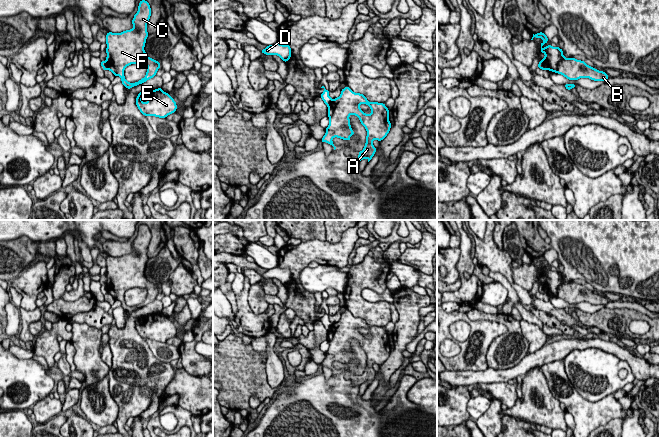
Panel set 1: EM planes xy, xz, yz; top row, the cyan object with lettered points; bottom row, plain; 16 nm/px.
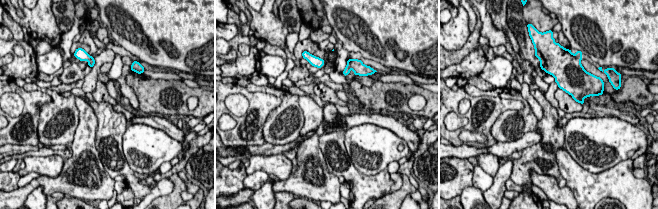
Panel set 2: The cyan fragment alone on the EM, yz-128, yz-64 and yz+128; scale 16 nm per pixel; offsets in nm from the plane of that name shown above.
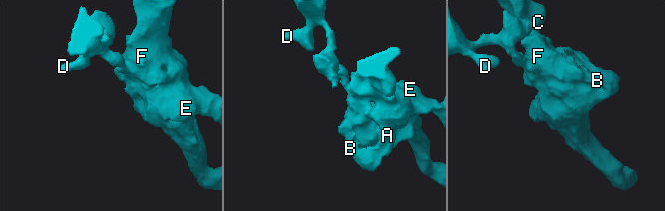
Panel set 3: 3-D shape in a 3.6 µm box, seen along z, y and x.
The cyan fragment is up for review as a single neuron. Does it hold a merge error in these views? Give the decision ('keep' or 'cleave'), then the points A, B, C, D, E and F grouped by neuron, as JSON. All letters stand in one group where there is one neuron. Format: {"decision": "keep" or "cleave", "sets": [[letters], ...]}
{"decision": "cleave", "sets": [["A", "B", "C", "E", "F"], ["D"]]}

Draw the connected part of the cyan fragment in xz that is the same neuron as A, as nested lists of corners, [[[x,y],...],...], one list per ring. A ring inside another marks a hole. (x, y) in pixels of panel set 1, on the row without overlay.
[[[348,310],[342,313],[340,320],[332,323],[328,330],[329,350],[321,366],[330,368],[335,374],[336,371],[332,366],[334,361],[349,365],[350,360],[354,360],[349,343],[351,338],[359,342],[367,355],[365,370],[358,376],[358,385],[367,382],[369,386],[376,376],[372,366],[382,365],[390,355],[389,333],[384,327],[369,326],[363,318],[354,317]],[[360,328],[367,328],[371,338],[365,338],[360,333]]]

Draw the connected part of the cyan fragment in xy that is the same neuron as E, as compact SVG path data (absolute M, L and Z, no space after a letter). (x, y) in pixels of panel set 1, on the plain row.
M162 312L142 315L137 319L135 327L144 340L166 342L169 338L176 336L176 326Z

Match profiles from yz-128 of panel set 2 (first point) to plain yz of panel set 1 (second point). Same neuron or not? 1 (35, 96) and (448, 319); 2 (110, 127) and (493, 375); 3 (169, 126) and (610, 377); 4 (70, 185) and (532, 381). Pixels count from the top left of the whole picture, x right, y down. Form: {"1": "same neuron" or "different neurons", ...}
{"1": "same neuron", "2": "different neurons", "3": "different neurons", "4": "same neuron"}

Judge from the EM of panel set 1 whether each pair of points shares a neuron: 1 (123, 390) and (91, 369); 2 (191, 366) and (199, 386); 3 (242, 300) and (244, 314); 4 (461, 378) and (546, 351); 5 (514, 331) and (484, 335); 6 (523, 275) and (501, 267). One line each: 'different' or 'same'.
1: different
2: different
3: same
4: same
5: different
6: different

